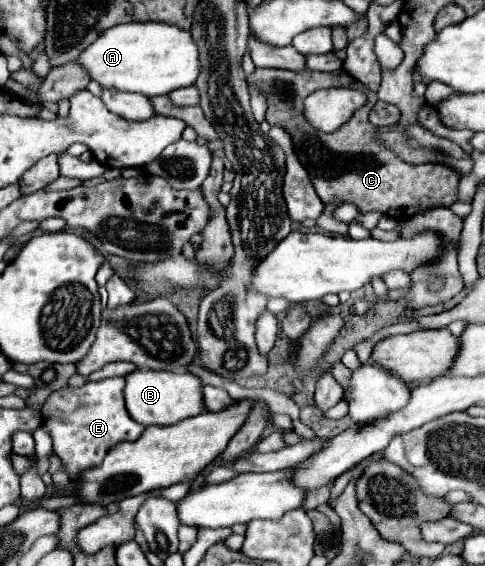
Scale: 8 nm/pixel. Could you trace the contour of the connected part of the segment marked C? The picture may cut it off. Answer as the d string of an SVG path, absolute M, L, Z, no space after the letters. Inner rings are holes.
M255 68L253 74L247 76L247 84L259 88L267 100L267 122L285 126L289 136L293 138L293 148L297 152L299 162L311 176L317 196L325 204L355 204L359 212L381 212L395 220L409 220L419 212L425 212L435 206L451 206L457 200L457 184L459 176L441 164L405 164L391 150L375 140L375 126L369 122L369 112L377 102L377 92L365 88L359 80L349 76L345 70L337 72L313 72L307 70L303 74L289 70L269 70ZM331 86L349 86L363 90L369 102L355 110L355 114L345 122L337 132L325 134L313 128L303 116L303 100L319 90Z

